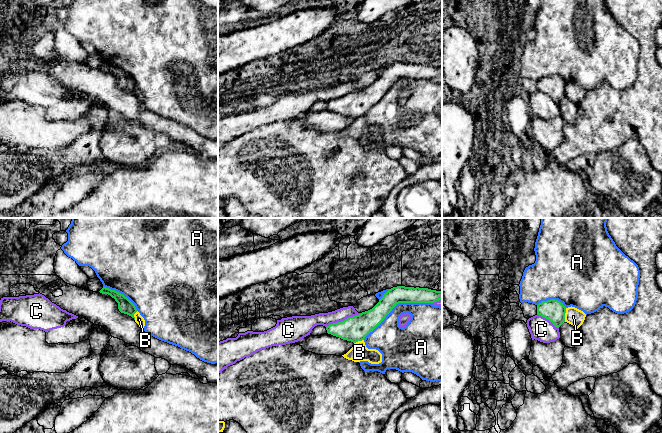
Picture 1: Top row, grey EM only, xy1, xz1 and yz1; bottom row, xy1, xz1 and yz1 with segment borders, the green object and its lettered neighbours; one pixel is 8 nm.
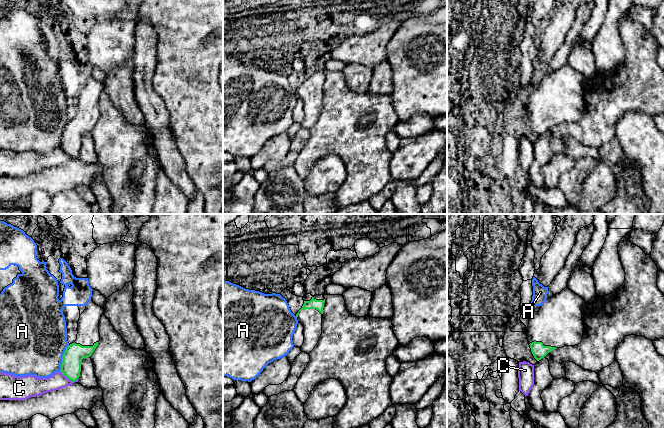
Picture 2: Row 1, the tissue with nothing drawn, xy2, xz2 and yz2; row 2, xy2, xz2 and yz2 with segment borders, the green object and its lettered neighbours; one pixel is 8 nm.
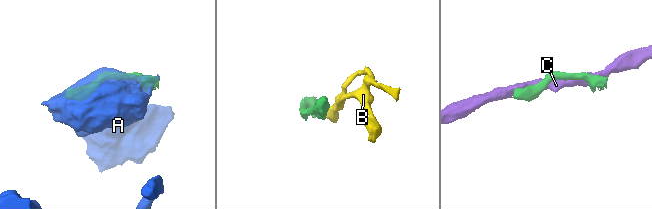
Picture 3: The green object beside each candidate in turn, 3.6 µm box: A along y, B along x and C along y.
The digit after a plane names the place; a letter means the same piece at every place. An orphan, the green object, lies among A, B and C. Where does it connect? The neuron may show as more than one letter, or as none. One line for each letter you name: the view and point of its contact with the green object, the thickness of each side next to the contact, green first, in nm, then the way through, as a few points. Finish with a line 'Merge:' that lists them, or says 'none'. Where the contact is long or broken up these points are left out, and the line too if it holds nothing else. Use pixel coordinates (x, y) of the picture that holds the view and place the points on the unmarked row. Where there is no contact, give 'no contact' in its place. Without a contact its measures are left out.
Merge: none

